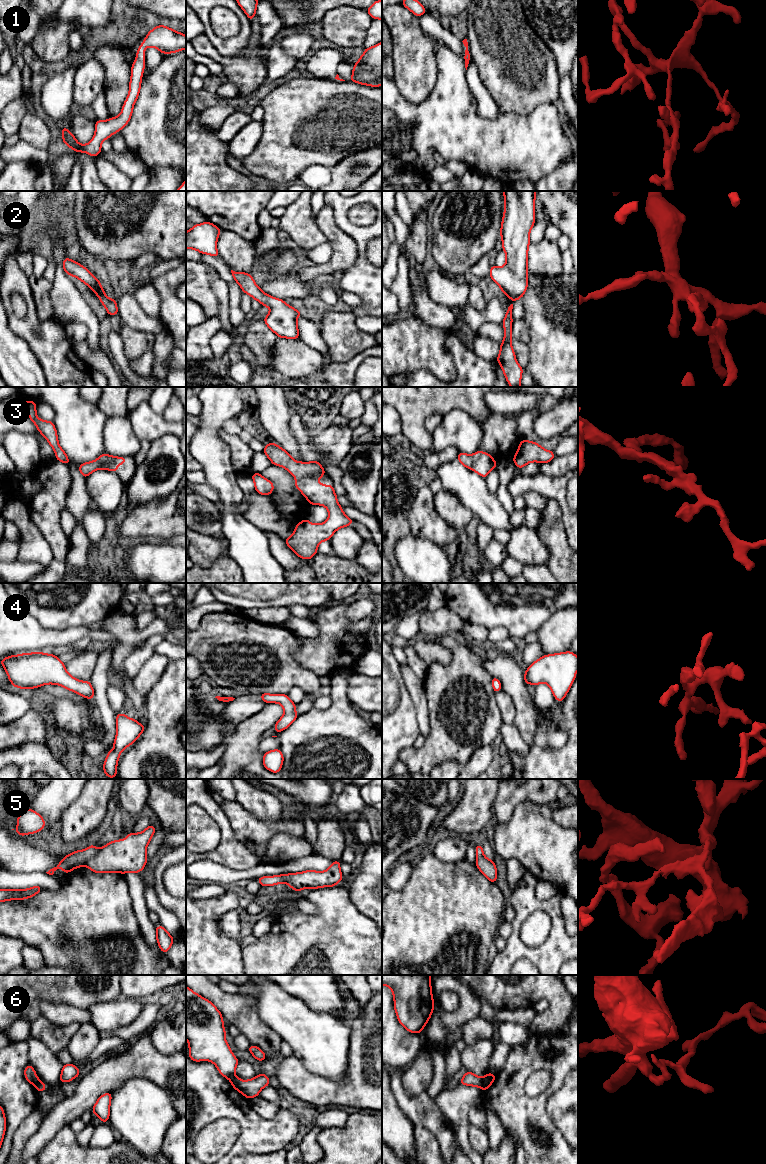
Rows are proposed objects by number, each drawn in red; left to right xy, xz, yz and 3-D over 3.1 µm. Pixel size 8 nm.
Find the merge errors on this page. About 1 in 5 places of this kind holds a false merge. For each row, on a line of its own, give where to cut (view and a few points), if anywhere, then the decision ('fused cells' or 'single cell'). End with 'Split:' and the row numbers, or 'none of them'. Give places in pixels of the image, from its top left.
1: no cut | single cell
2: no cut | single cell
3: no cut | single cell
4: no cut | single cell
5: xy (100, 848), (99, 852), (85, 865) | fused cells
6: yz (484, 1077), (480, 1086) | fused cells
Split: 5, 6

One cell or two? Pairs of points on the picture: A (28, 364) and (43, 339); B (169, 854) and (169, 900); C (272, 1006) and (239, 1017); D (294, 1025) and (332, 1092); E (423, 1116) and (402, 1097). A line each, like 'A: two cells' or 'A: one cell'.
A: two cells
B: one cell
C: two cells
D: two cells
E: one cell

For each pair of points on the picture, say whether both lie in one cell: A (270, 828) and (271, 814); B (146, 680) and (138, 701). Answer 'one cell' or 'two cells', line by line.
A: two cells
B: two cells

